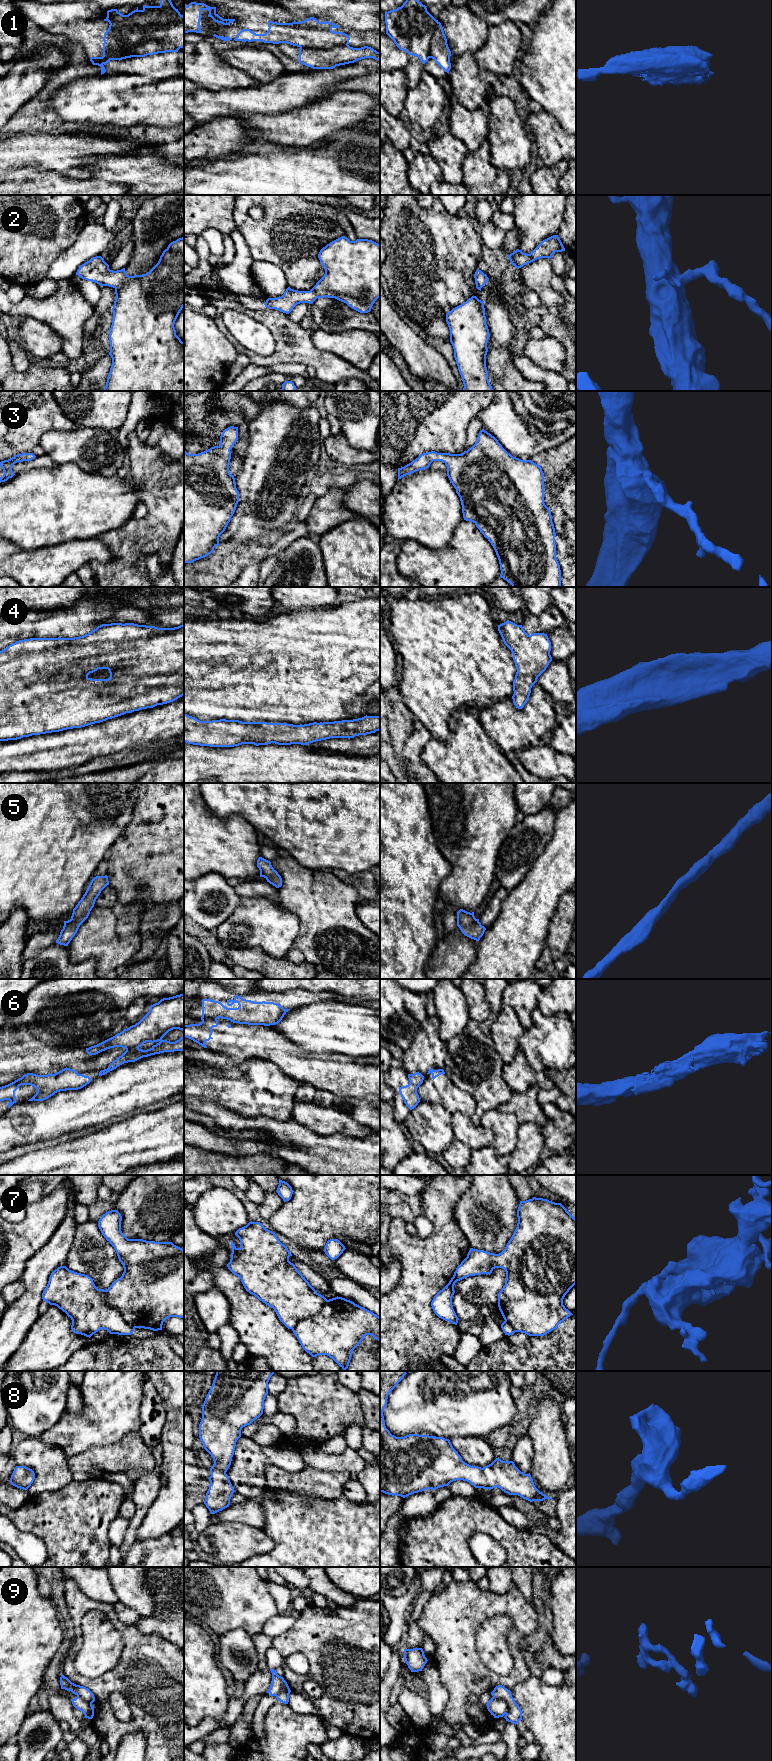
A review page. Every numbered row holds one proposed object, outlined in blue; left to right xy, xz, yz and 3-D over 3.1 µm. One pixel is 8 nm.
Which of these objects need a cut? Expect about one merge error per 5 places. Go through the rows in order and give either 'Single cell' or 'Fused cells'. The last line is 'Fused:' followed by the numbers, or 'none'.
1: Fused cells
2: Single cell
3: Single cell
4: Single cell
5: Single cell
6: Fused cells
7: Fused cells
8: Single cell
9: Fused cells
Fused: 1, 6, 7, 9

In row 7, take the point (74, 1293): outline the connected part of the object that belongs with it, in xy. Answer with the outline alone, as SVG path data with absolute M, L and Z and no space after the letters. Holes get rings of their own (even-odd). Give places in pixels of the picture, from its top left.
M60 1266L52 1272L42 1293L42 1299L50 1305L57 1306L71 1318L71 1329L76 1334L90 1338L101 1329L118 1335L131 1335L135 1330L124 1321L117 1309L109 1305L106 1290L98 1289L88 1275L71 1271L66 1266Z

